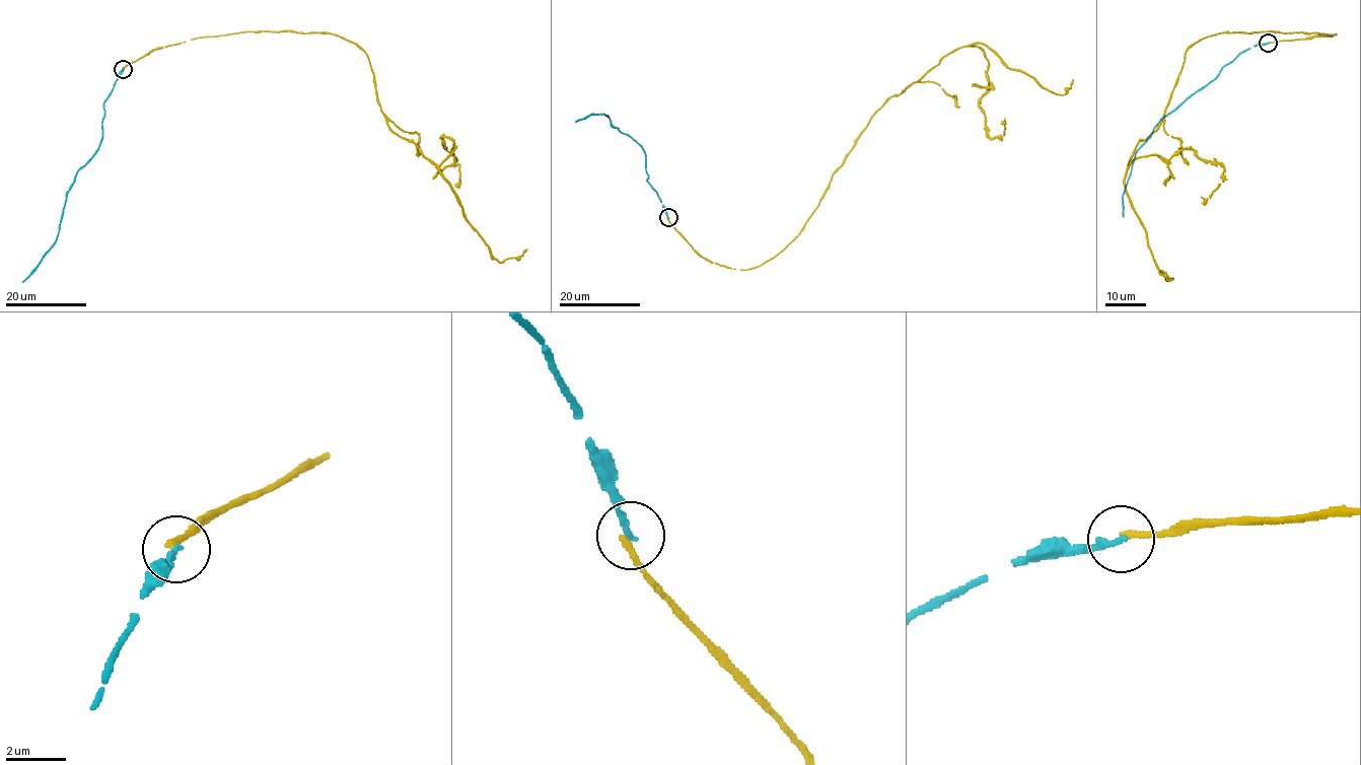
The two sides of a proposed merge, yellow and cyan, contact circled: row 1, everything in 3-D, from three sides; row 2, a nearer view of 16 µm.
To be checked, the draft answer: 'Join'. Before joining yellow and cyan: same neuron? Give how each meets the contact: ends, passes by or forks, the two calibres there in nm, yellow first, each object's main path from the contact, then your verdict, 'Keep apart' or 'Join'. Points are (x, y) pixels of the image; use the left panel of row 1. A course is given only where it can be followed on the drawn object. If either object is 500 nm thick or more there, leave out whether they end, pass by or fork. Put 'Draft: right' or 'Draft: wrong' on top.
Draft: wrong
At the ring yellow ends. At the ring cyan ends. Thickness 180 nm (yellow) against 240 nm. Course of yellow: (122, 69), (192, 39), (336, 35), (367, 56), (395, 133), (441, 164), (452, 141), (441, 139), (456, 186). Course of cyan: (123, 69), (103, 103), (100, 144), (77, 174), (67, 194), (56, 240), (22, 282). Keep apart

